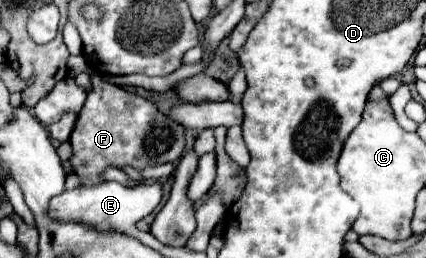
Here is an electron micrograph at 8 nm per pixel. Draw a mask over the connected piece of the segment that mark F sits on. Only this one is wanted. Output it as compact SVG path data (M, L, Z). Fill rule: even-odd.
M83 54L68 58L70 76L88 72L92 78L92 89L87 94L84 108L78 114L74 132L70 136L72 144L72 170L82 180L84 186L102 184L102 174L106 168L126 168L132 166L142 172L148 166L160 166L166 162L176 162L184 152L184 126L168 120L150 100L130 94L120 86L106 82L98 72L92 70Z

